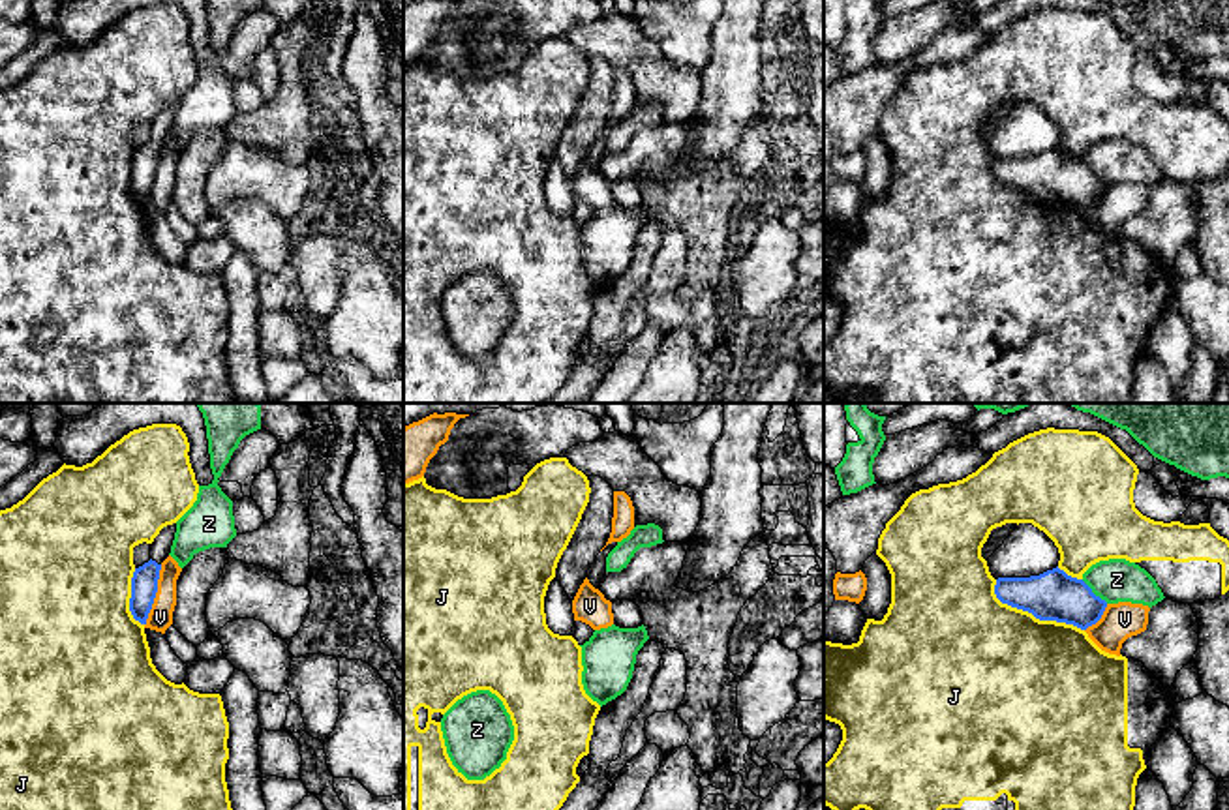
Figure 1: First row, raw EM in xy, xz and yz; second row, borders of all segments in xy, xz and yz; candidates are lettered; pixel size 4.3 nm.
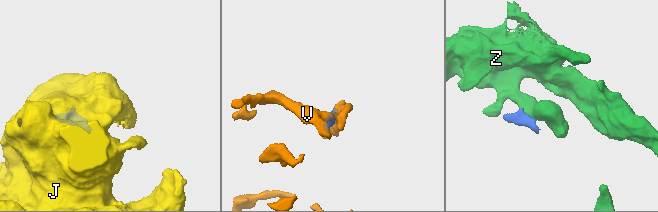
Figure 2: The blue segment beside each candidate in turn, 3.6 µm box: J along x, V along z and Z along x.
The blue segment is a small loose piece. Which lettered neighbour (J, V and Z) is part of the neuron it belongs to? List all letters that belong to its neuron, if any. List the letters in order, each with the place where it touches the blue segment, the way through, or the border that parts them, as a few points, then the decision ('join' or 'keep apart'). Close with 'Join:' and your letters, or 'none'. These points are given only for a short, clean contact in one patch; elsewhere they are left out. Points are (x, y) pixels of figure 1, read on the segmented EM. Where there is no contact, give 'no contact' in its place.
J: contact yz (1032, 614); keep apart
V: contact xy (154, 595); keep apart
Z: contact yz (1092, 593); border yz (1081, 580), (1107, 602); keep apart
Join: none

